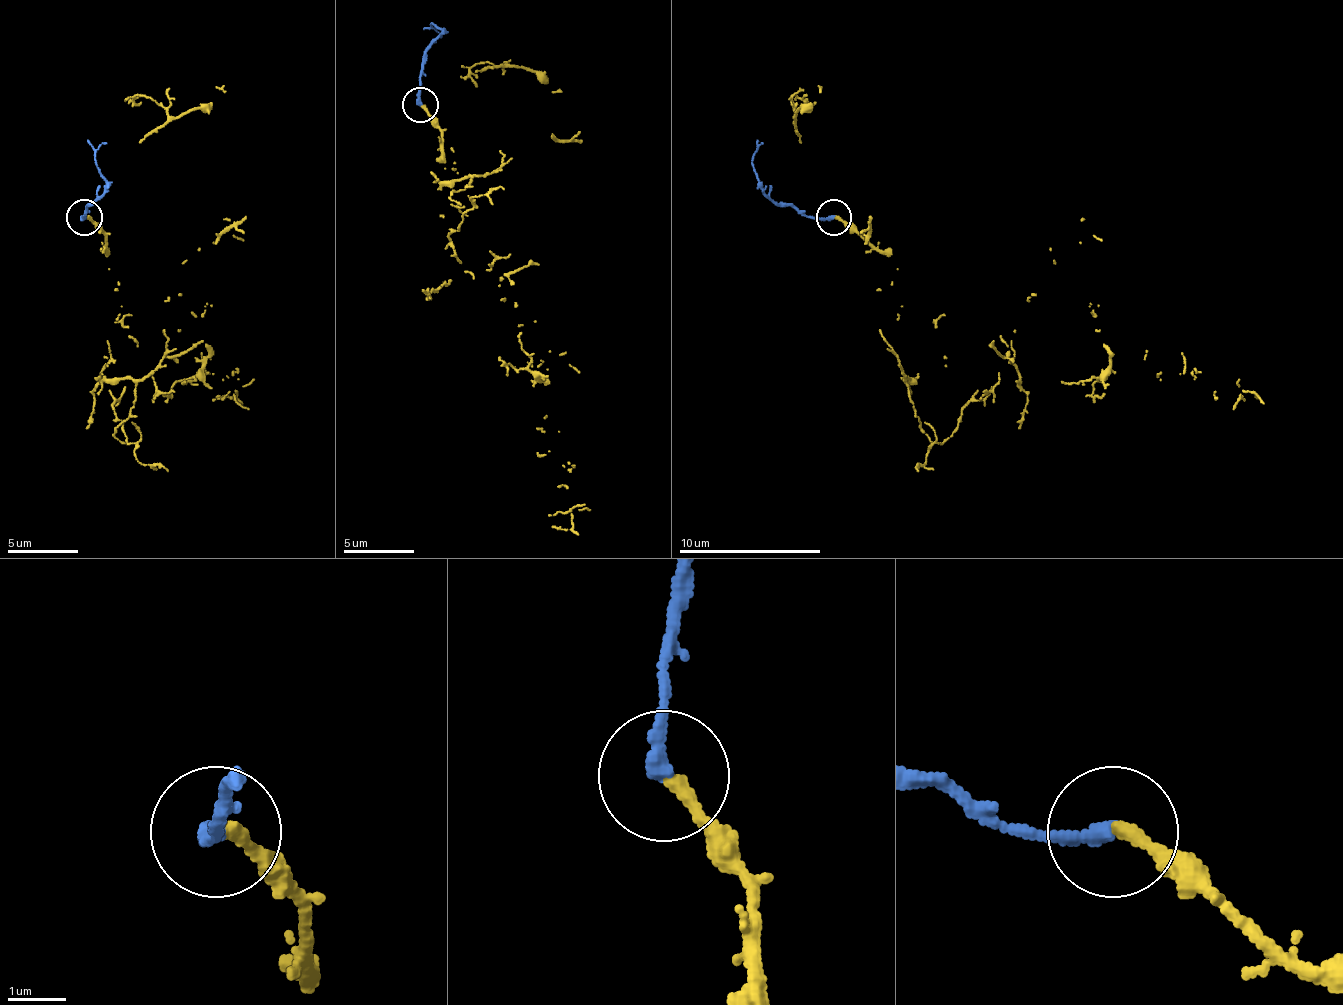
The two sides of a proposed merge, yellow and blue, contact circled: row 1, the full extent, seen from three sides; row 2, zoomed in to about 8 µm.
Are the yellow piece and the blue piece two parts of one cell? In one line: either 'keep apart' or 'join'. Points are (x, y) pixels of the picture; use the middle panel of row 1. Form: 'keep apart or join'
join

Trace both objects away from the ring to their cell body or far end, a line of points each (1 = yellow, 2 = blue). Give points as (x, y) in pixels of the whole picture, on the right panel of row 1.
1: (834, 216), (937, 327), (944, 366), (905, 380), (937, 444), (1005, 359), (1080, 383), (1144, 355), (1254, 394)
2: (834, 216), (802, 216), (781, 206), (752, 167), (763, 142)

